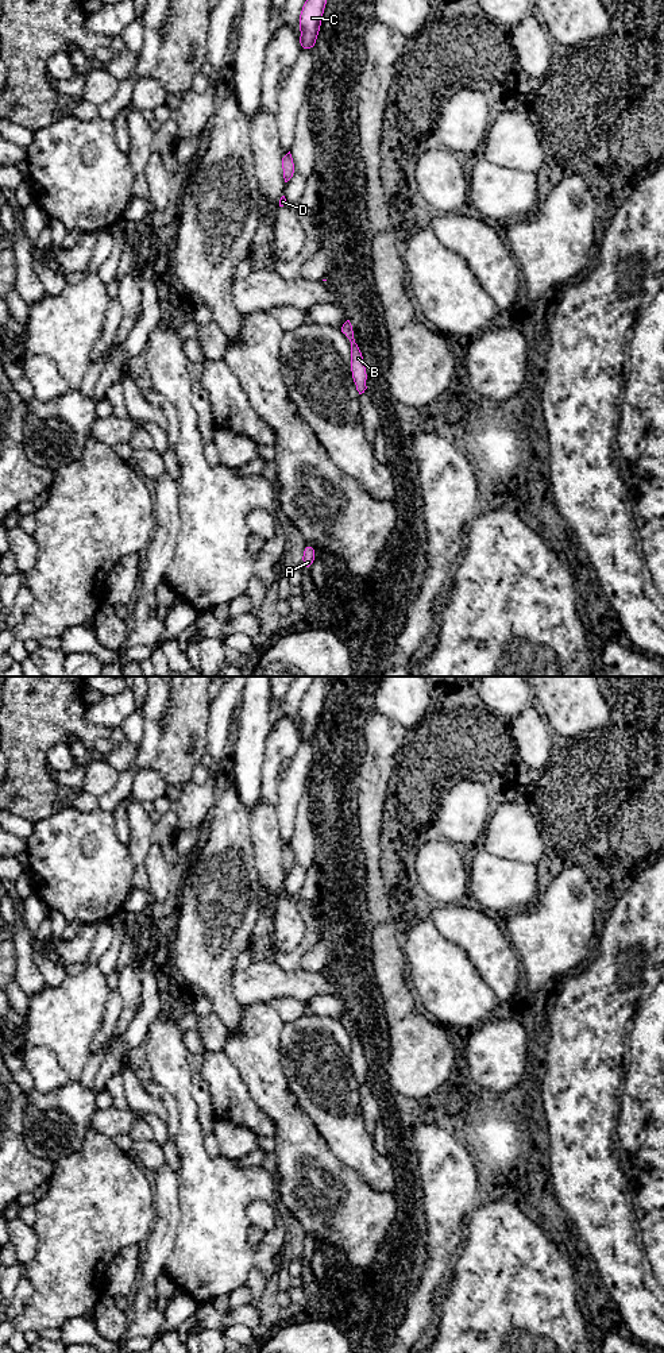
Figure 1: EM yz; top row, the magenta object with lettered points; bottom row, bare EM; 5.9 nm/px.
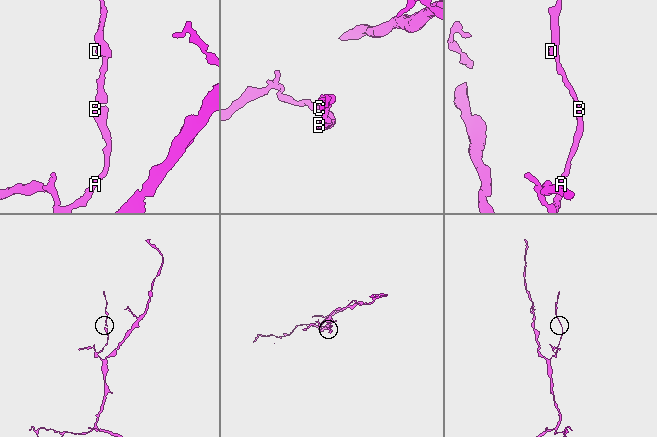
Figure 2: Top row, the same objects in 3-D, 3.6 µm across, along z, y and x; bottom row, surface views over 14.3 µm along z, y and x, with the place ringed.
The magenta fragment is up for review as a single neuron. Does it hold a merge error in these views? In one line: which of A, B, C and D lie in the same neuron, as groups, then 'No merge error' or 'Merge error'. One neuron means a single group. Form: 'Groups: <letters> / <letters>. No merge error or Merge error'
Groups: A B C D. No merge error

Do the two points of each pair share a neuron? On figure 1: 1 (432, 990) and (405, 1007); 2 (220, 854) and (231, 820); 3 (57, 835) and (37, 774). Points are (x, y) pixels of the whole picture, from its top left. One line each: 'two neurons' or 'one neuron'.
1: two neurons
2: one neuron
3: two neurons

